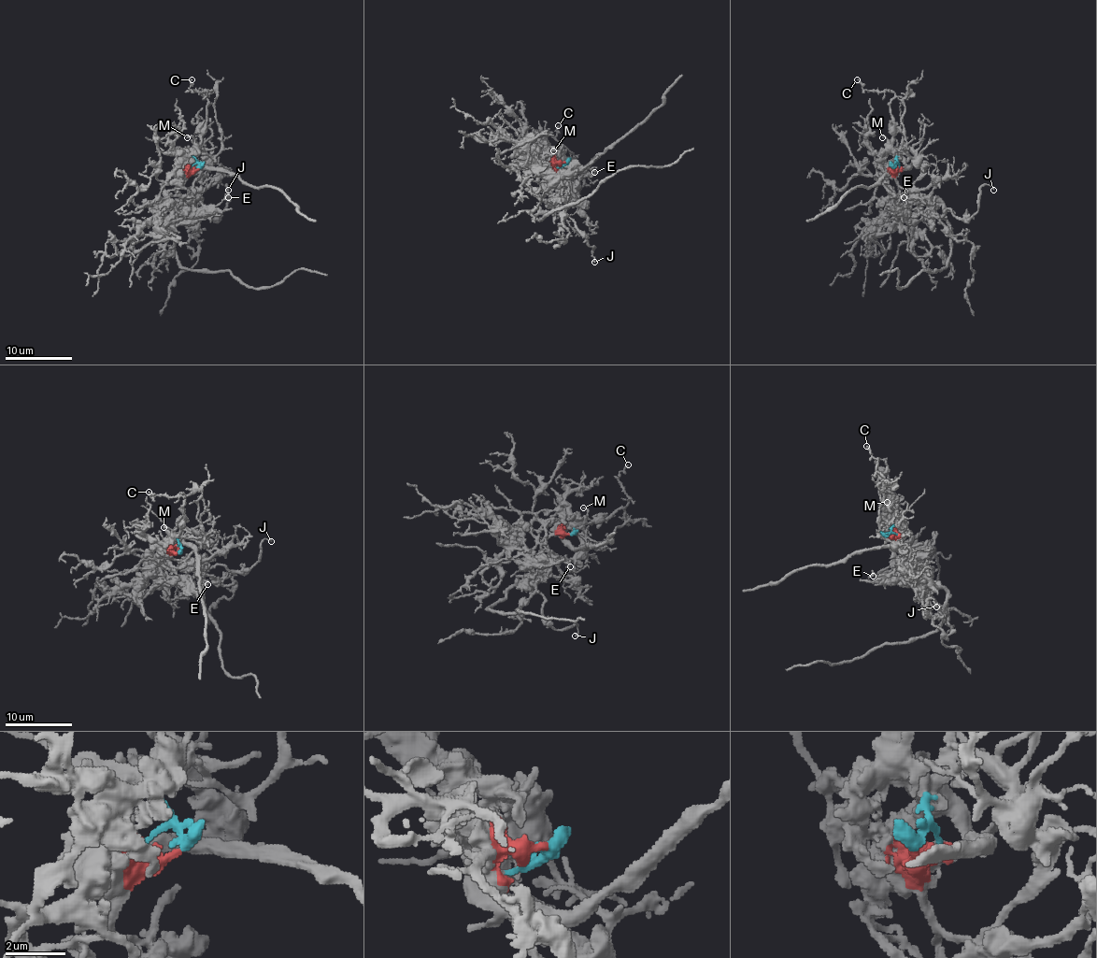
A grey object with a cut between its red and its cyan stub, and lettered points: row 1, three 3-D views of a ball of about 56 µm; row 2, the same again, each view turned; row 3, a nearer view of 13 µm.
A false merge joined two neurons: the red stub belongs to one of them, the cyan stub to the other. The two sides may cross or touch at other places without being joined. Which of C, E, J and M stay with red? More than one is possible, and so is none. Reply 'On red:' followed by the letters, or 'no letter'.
On red: E, J

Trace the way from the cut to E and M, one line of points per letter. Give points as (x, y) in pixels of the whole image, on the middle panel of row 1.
E: (565, 162), (558, 162), (549, 168), (558, 177), (589, 166), (595, 171)
M: (565, 162), (563, 164), (553, 151)

